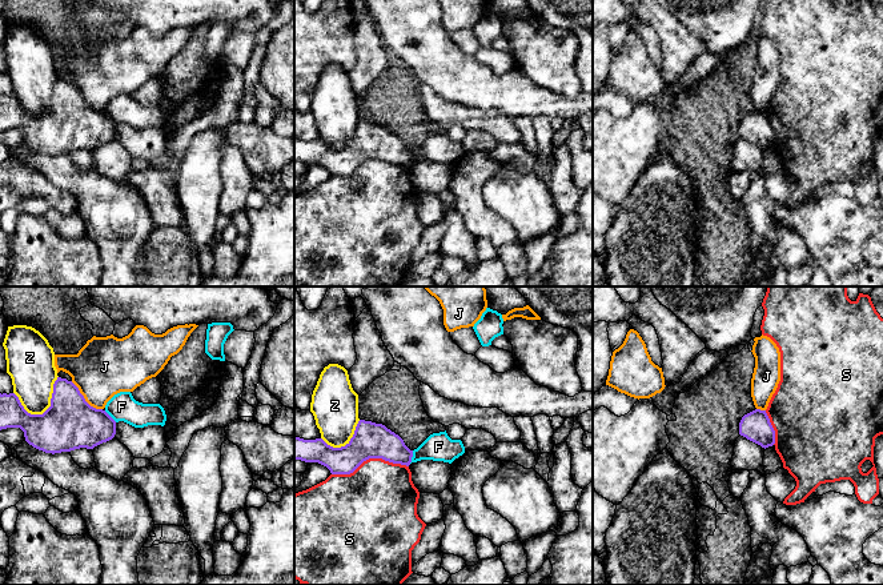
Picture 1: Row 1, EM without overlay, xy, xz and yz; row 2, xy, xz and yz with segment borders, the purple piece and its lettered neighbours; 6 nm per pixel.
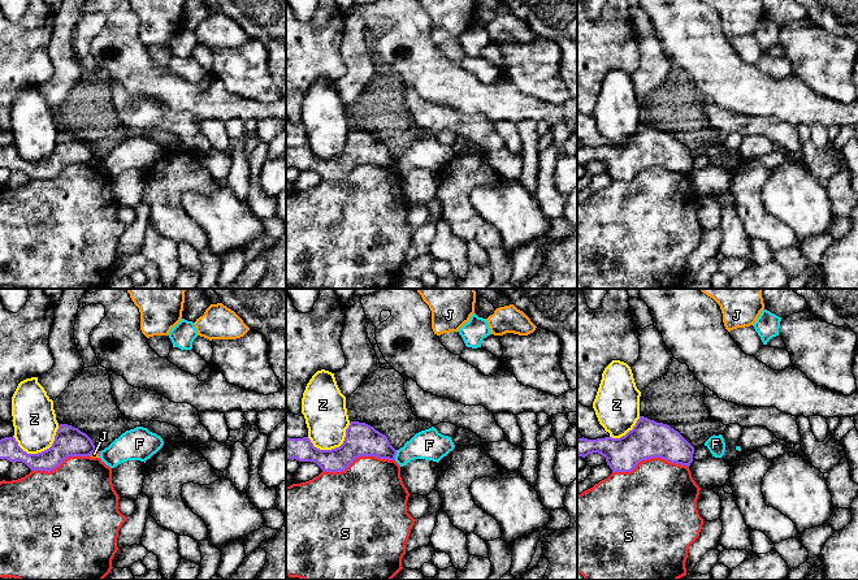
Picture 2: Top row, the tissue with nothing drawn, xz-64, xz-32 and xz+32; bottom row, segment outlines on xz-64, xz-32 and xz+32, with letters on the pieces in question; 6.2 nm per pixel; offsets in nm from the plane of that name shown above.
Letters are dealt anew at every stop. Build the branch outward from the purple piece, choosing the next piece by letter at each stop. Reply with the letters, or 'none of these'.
none of these

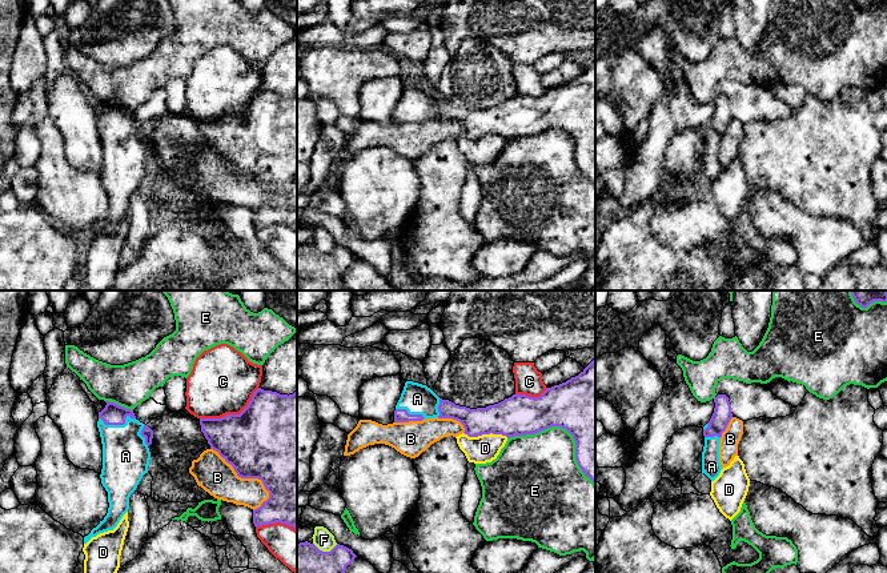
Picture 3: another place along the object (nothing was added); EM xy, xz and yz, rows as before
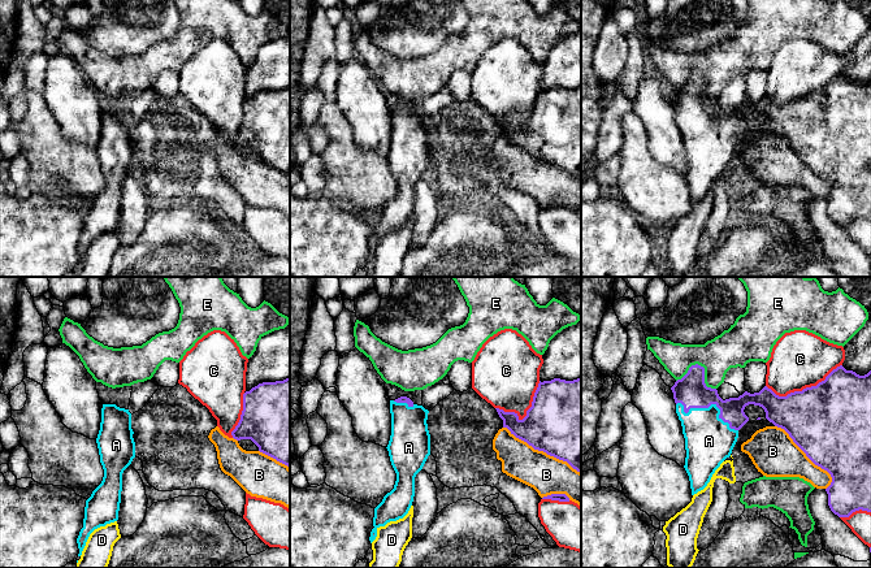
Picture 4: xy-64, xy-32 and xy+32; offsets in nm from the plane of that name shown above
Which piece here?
A

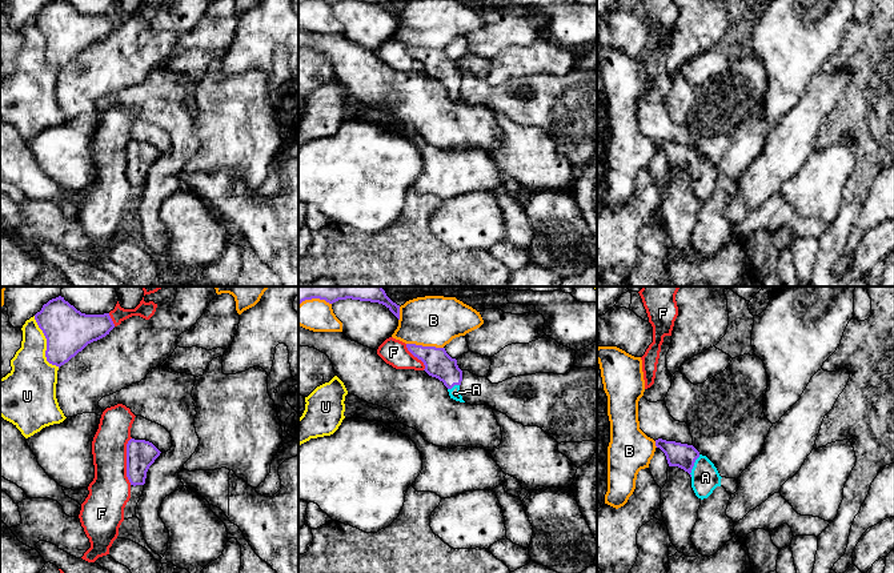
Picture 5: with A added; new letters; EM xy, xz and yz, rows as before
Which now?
A

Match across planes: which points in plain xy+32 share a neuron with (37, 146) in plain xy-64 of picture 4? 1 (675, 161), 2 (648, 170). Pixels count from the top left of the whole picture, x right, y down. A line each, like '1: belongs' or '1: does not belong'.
1: does not belong
2: belongs

